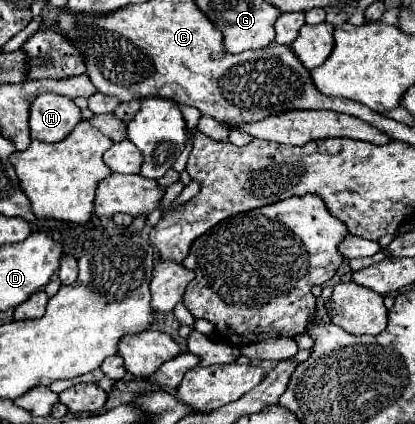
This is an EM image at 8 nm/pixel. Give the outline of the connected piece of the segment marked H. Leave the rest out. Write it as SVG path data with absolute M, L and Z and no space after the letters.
M41 94L31 102L29 108L31 138L47 144L63 140L79 120L81 110L71 98L59 94Z

